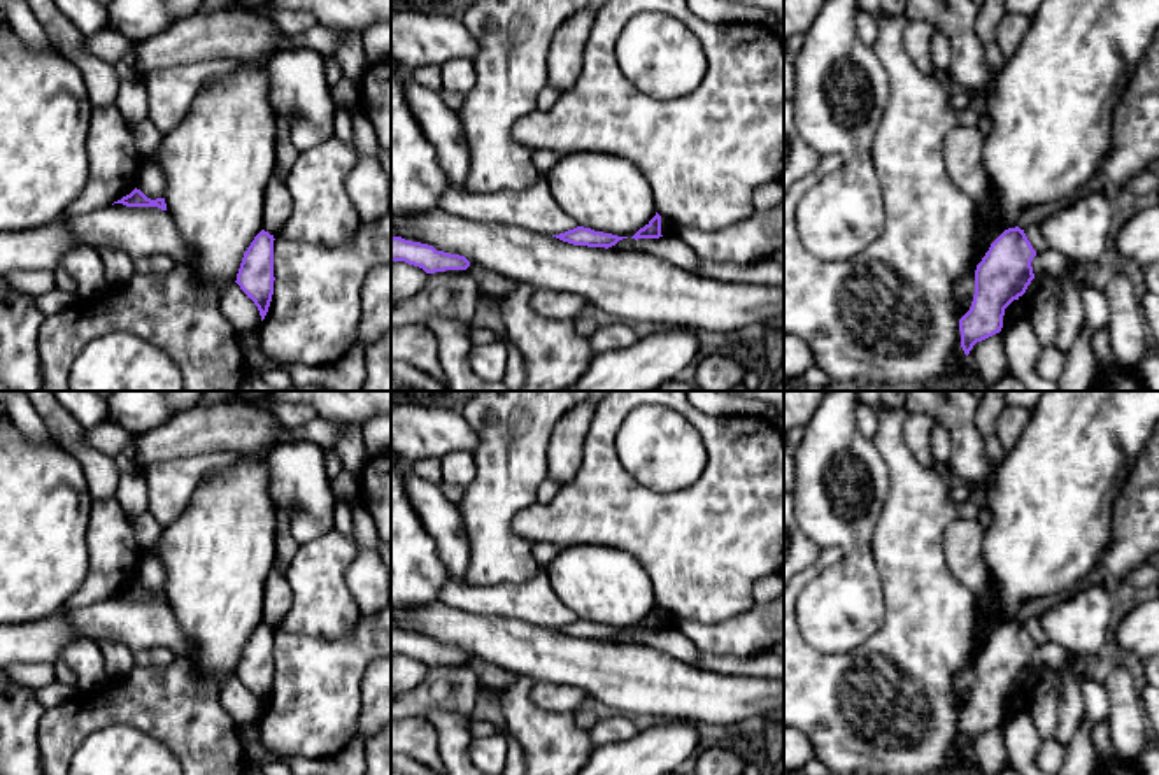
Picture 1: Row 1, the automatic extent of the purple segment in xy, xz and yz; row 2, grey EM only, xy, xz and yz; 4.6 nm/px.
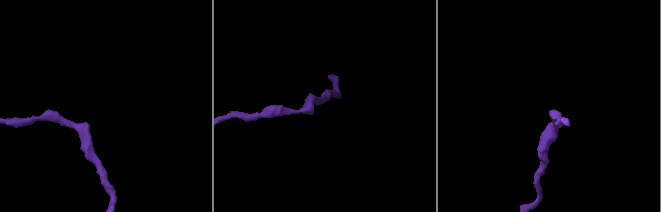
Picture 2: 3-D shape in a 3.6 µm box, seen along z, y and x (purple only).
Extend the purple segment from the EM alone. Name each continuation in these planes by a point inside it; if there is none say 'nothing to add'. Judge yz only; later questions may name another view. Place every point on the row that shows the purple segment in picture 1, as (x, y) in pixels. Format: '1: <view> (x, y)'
nothing to add

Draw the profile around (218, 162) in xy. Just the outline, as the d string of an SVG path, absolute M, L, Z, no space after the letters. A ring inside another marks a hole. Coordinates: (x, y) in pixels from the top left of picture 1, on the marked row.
M238 61L237 68L212 81L196 98L188 116L167 135L160 146L158 165L165 174L165 203L181 233L189 260L186 265L196 274L200 284L219 295L237 281L244 252L263 230L263 200L267 186L277 167L275 154L277 112L268 98L268 72L265 65L254 67Z

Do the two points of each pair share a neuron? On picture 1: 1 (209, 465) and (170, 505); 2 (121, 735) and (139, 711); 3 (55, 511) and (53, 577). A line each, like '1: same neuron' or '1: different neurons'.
1: same neuron
2: different neurons
3: same neuron

